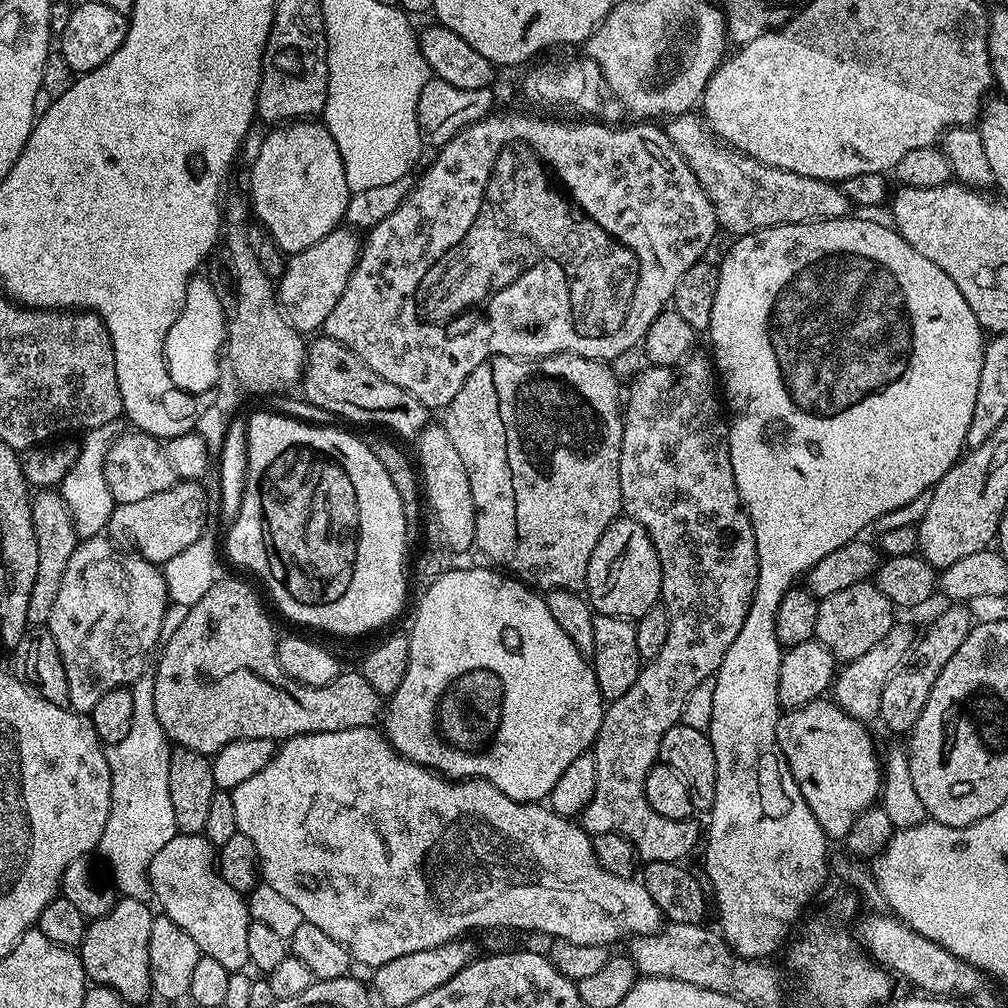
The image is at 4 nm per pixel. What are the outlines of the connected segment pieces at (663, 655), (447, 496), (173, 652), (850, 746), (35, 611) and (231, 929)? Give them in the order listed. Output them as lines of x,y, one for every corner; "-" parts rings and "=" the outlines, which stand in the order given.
689,355
680,361
679,364
671,368
662,368
659,366
645,367
645,372
640,372
632,380
632,385
626,388
626,407
623,409
624,433
622,434
622,446
620,447
620,461
618,462
618,478
620,479
620,507
623,515
629,520
636,520
650,534
650,538
654,542
654,550
660,559
660,573
662,574
662,582
660,583
660,600
662,606
668,611
668,621
670,622
670,634
666,634
666,646
662,646
653,660
647,661
641,667
638,678
634,682
634,686
630,686
630,690
626,690
626,694
622,694
622,698
611,701
605,707
604,717
602,718
602,726
596,735
594,745
594,755
596,765
598,766
598,778
594,786
594,798
590,798
590,802
584,807
583,812
578,817
578,823
589,836
597,836
598,834
606,834
607,832
617,832
622,834
627,840
632,841
633,848
636,849
636,855
644,862
677,862
687,861
687,856
692,851
697,851
698,845
702,840
702,828
695,824
695,819
675,820
674,818
662,818
662,814
654,814
654,810
650,810
650,806
646,802
646,794
642,787
641,777
636,776
636,752
632,748
616,748
616,736
632,736
636,732
636,724
660,724
659,726
671,726
681,723
682,717
686,711
688,699
692,696
692,691
699,686
703,680
711,681
716,675
718,666
722,666
722,658
726,658
726,650
730,650
730,642
734,642
734,638
738,638
738,630
742,630
742,622
748,613
748,606
752,602
752,595
756,589
756,579
758,578
758,546
754,542
754,530
747,512
744,511
743,504
740,503
740,495
736,489
734,482
734,466
730,466
730,450
728,449
728,424
726,416
720,413
721,401
718,399
718,376
714,371
714,364
711,359
=
432,422
420,431
415,444
415,459
422,477
422,496
427,507
428,504
432,507
432,516
444,535
443,543
456,554
466,551
468,547
471,549
476,543
476,507
470,494
468,471
466,466
462,466
462,458
458,455
450,434
446,434
443,423
=
217,579
215,586
210,590
206,590
206,595
194,607
187,609
183,615
184,617
181,618
180,625
172,633
170,633
171,631
167,633
166,639
159,649
159,652
161,651
160,661
156,665
154,664
154,671
156,673
156,677
154,678
154,714
158,714
158,722
162,722
164,735
168,737
169,741
175,747
185,748
191,752
197,752
198,754
211,758
216,755
218,750
222,750
222,746
226,746
230,742
241,740
242,738
266,738
267,740
283,742
289,740
292,736
305,736
311,732
333,732
334,730
370,728
381,719
382,698
374,690
374,686
370,686
370,682
366,682
363,671
341,671
340,677
334,682
330,682
321,688
315,688
314,686
306,686
305,684
299,684
296,680
291,680
280,669
278,658
276,657
278,632
272,629
272,620
264,613
264,608
260,605
259,598
252,593
250,585
243,584
240,580
=
828,698
785,711
778,722
778,742
802,798
810,806
818,826
829,838
847,837
858,814
877,803
882,787
882,760
868,733
869,725
856,720
=
40,490
31,497
34,535
38,542
38,574
34,581
33,594
30,596
29,625
47,625
50,610
54,610
54,598
58,598
58,586
62,586
62,574
70,554
74,554
78,537
72,524
72,515
59,491
=
177,834
170,838
170,842
166,842
158,854
154,854
148,867
148,878
152,881
155,903
160,903
159,911
182,926
190,938
194,938
201,954
215,958
220,965
226,966
229,974
243,972
249,967
246,947
246,930
250,923
248,905
241,893
226,886
218,867
217,849
203,834

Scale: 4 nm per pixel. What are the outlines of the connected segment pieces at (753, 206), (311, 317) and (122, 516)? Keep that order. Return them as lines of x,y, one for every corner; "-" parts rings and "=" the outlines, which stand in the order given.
695,111
684,112
681,116
671,117
663,125
664,133
674,142
678,154
690,166
694,178
706,190
706,198
714,206
717,225
728,232
733,232
733,237
739,238
755,232
758,228
773,228
783,224
807,224
810,220
843,220
853,211
853,204
848,201
846,194
840,188
839,183
831,180
819,180
802,174
794,174
790,170
771,168
754,158
750,158
745,152
739,152
736,148
724,143
708,126
703,115
=
351,227
335,228
330,234
326,234
326,238
322,238
322,242
314,242
314,246
295,253
285,263
284,273
278,282
278,303
288,323
302,334
323,329
326,318
330,318
330,310
338,306
338,298
342,298
342,290
346,290
346,282
350,282
356,260
360,256
362,240
355,235
359,236
=
180,480
170,486
170,490
162,490
162,494
150,494
150,498
142,498
142,502
116,504
112,517
108,519
107,535
117,545
128,550
135,549
142,559
151,564
163,566
166,561
182,554
186,546
198,542
198,538
205,535
208,496
204,493
204,486
195,480

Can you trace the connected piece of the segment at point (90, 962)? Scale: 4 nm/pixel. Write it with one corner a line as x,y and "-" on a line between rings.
117,899
109,912
89,923
78,949
85,977
93,985
101,984
117,992
128,1006
140,1004
153,995
148,947
154,912
148,907
142,900

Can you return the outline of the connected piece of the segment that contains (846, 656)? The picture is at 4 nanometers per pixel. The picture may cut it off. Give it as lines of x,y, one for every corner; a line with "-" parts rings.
865,582
846,586
846,590
838,590
838,594
830,594
820,600
818,606
818,626
816,627
815,639
830,654
836,657
837,661
847,662
854,658
862,658
870,646
878,646
882,638
891,630
894,623
894,606
878,590
875,583

